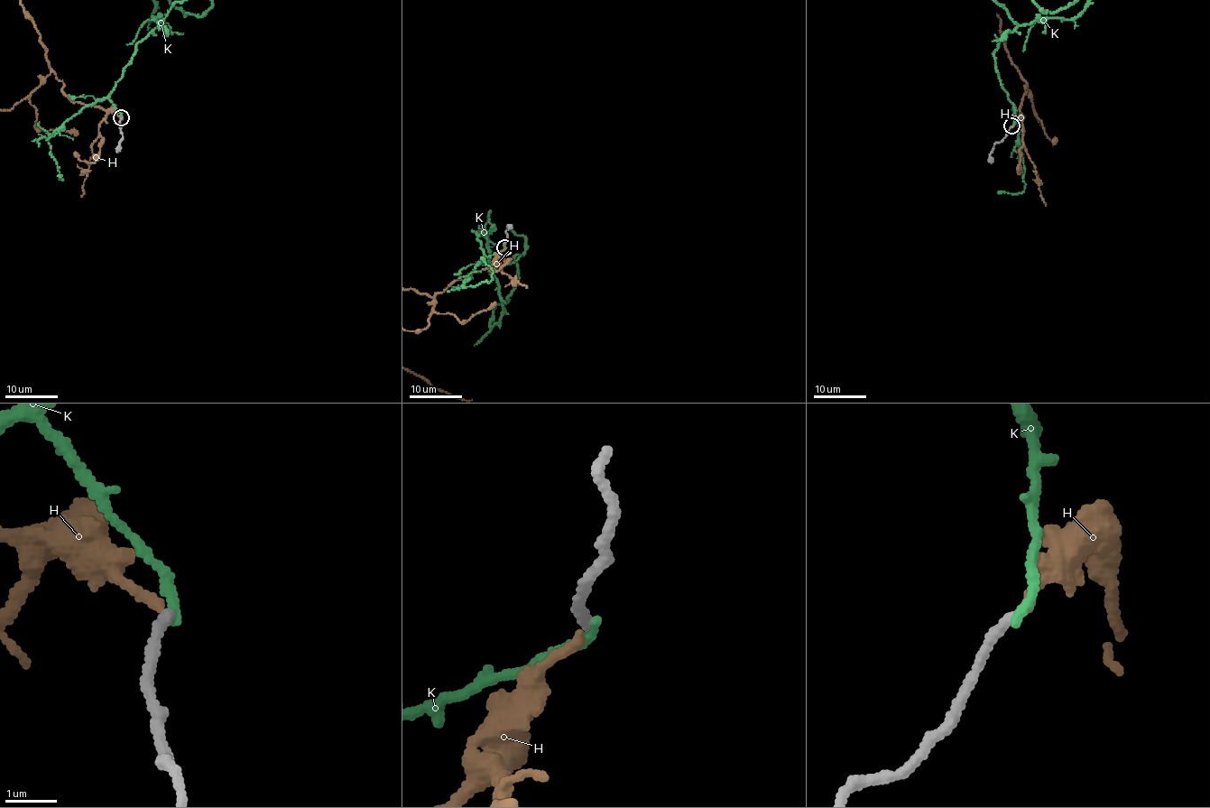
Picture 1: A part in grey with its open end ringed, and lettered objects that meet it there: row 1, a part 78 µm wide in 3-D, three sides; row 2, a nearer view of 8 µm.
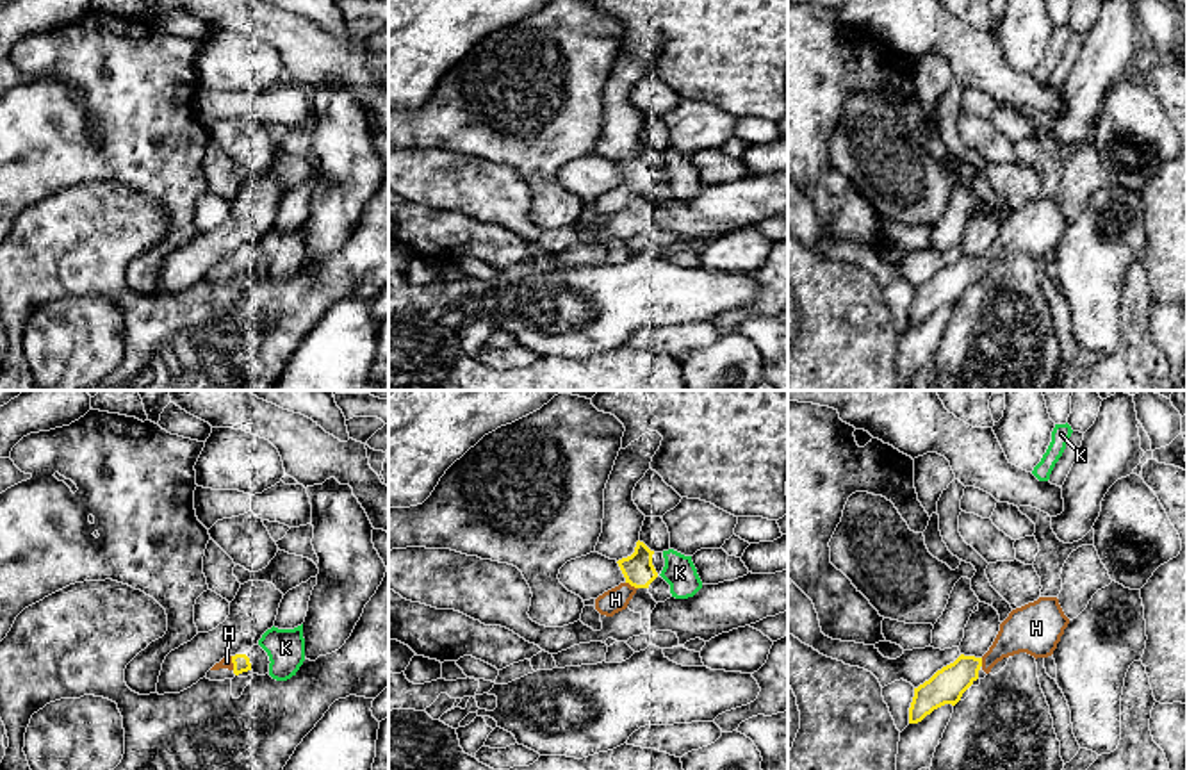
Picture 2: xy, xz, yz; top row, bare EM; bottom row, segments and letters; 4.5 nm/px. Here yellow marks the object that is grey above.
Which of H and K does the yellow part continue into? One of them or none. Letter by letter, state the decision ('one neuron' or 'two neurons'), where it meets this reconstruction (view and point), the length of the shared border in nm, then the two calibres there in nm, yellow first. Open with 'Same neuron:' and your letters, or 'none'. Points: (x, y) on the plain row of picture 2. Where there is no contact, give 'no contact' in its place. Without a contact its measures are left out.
Same neuron: H
H: one neuron | xy (232, 262) | 70 nm | 80/50 nm
K: two neurons | no contact

